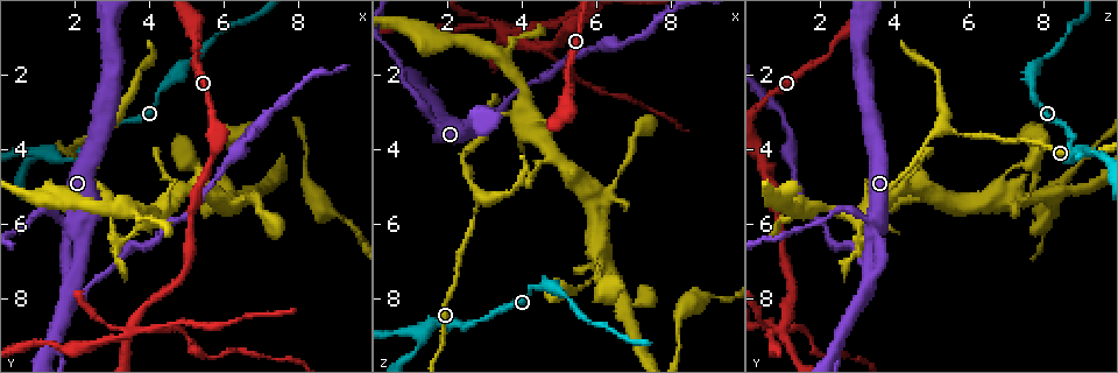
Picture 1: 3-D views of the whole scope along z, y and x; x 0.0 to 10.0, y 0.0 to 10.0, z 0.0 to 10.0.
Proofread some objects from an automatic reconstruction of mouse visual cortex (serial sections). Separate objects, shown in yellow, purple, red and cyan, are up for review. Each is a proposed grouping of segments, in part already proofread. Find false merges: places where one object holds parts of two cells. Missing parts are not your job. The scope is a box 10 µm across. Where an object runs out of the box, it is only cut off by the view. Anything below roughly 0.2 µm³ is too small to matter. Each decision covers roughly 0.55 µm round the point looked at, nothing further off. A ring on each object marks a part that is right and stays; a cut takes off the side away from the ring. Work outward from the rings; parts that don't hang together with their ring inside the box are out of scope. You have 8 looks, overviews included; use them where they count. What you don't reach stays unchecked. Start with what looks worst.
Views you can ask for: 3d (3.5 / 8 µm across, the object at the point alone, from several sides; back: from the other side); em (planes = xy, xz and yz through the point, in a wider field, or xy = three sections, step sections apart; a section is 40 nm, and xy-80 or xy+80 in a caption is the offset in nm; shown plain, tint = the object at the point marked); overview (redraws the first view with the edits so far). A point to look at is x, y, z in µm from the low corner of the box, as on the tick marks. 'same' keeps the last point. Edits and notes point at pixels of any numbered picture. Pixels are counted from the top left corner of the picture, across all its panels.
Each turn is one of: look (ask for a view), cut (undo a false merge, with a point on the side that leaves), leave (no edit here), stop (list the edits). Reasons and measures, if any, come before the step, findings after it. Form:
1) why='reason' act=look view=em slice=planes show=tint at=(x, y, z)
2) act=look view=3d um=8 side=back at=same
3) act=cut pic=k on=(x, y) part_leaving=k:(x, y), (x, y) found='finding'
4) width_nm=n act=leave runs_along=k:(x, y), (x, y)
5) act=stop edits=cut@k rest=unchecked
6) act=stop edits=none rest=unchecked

why='four or more arms meet' act=look view=3d um=3.5 at=(3.65, 8.85, 0.85)

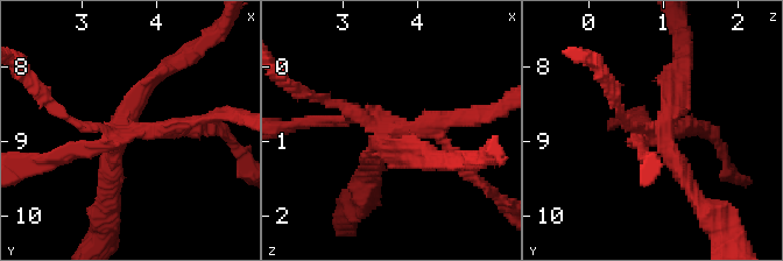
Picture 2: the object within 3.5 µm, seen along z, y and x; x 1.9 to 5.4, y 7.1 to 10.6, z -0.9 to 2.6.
why='need the tissue' act=look view=em slice=xy step=2 show=tint at=(3.55, 8.90, 0.90)

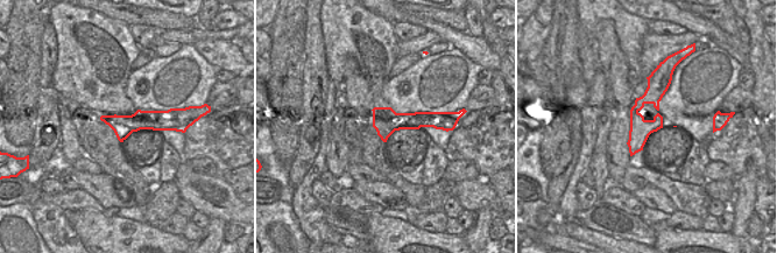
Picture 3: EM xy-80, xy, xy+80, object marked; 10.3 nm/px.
act=cut pic=2 on=(86, 128) part_leaving=2:(125, 134), (164, 127), (218, 127) found='two cells meet here'

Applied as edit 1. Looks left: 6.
act=look view=overview

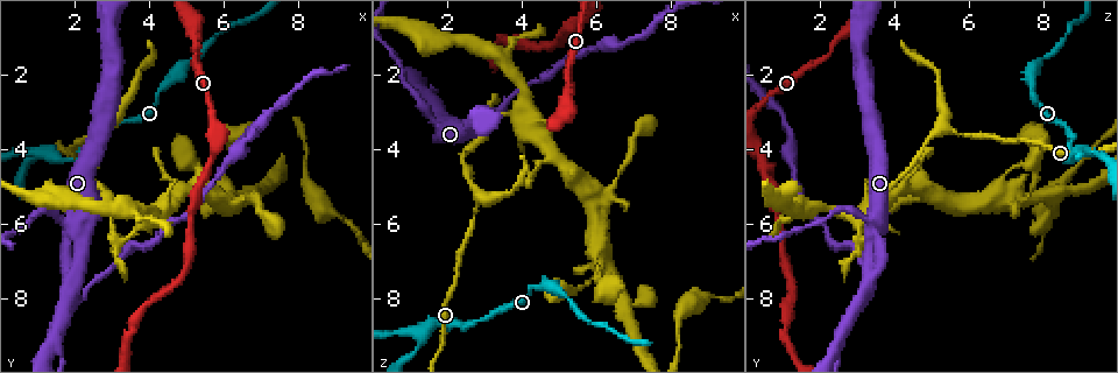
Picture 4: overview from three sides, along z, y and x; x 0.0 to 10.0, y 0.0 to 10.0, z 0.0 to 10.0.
act=look view=3d um=8 at=(3.20, 6.45, 3.15)

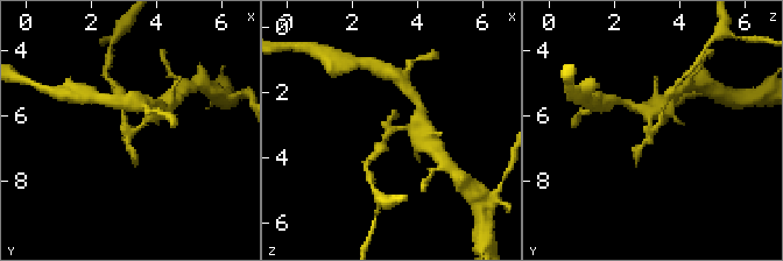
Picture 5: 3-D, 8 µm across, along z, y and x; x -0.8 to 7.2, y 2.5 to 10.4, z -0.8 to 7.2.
why='closer look' act=look view=3d um=3.5 at=same

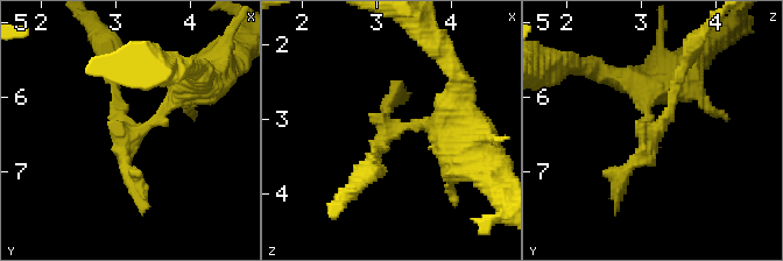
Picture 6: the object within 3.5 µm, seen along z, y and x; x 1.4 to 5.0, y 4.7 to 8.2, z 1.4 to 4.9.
act=cut pic=6 on=(660, 94) part_leaving=6:(143, 127), (216, 66) found='two cells meet here'

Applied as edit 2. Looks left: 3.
why='redraw' act=look view=overview

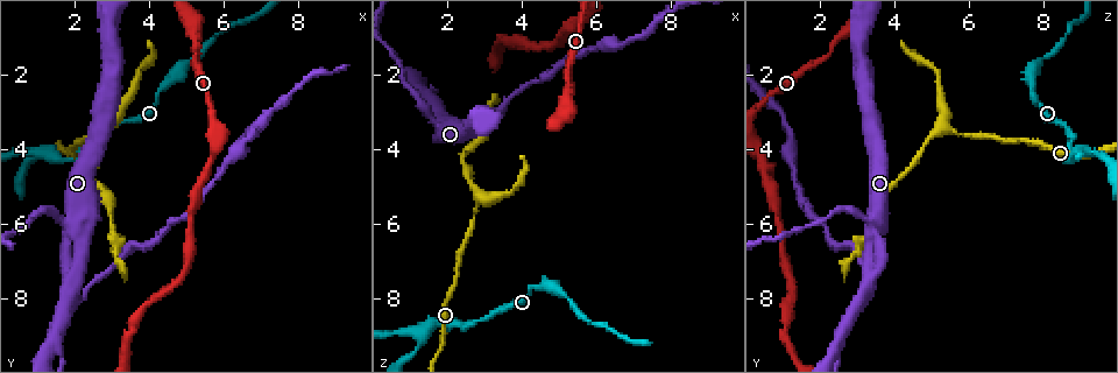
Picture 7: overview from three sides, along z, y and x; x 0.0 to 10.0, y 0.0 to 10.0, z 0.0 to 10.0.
why='calibre changes' act=look view=3d um=3.5 side=back at=(1.30, 4.15, 8.85)

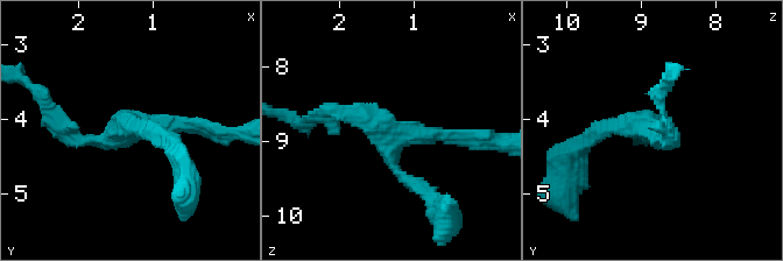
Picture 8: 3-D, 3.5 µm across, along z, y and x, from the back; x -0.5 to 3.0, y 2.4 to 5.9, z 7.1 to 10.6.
why='need the tissue' act=look view=em slice=xy step=3 show=tint at=(1.35, 4.10, 8.90)

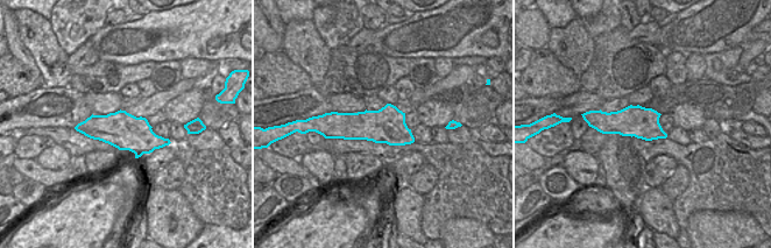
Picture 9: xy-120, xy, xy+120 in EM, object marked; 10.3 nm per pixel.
arms=3 arm_widths_nm=150,150,200 act=leave runs_along=8:(322, 119), (372, 121), (396, 173), (425, 194) found='one cell here'

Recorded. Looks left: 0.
act=stop edits=cut@2,cut@6 rest=unchecked

